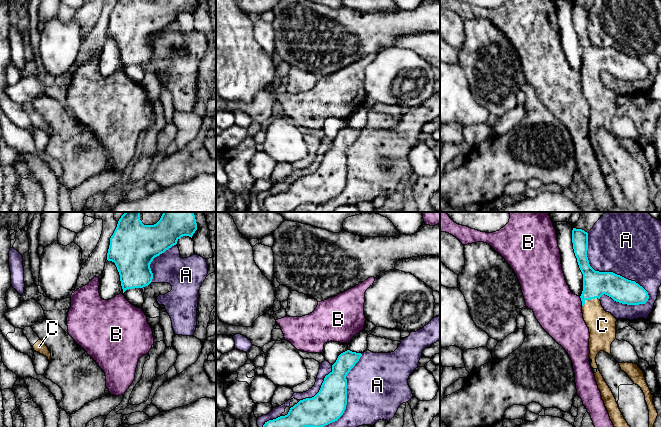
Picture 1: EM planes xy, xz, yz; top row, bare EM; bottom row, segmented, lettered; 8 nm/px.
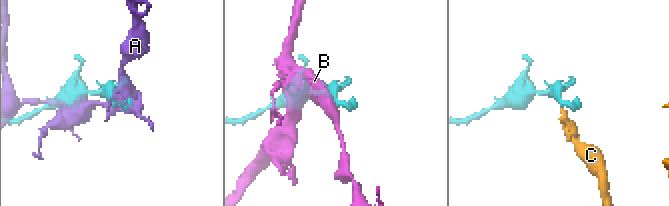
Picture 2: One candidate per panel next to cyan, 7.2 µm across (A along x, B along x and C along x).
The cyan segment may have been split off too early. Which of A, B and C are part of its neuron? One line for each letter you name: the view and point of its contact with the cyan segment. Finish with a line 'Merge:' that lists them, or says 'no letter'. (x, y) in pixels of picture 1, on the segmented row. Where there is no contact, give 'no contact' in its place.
C: yz (589, 299)
Merge: C

